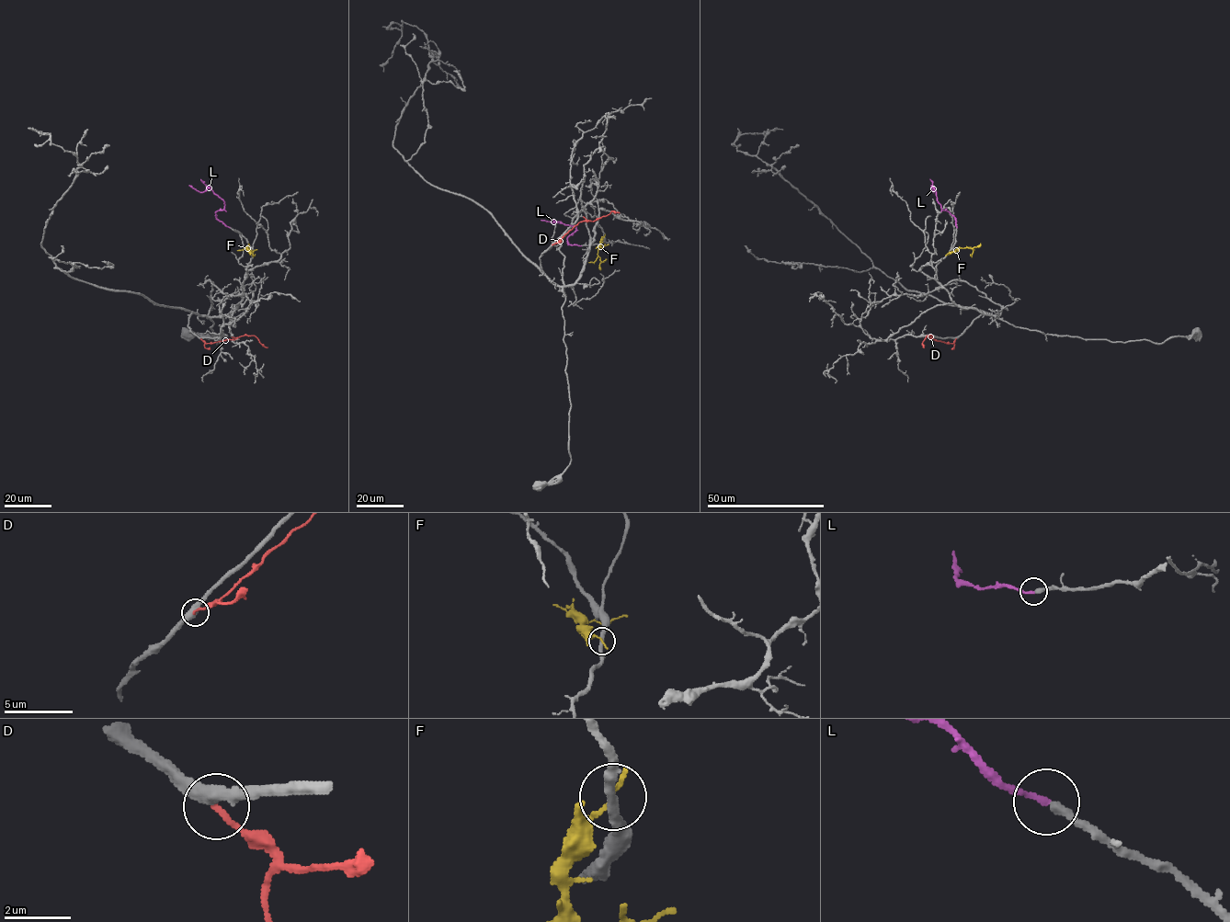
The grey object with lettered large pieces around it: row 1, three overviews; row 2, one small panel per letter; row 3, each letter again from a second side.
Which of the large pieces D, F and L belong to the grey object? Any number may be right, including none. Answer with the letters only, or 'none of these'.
L

